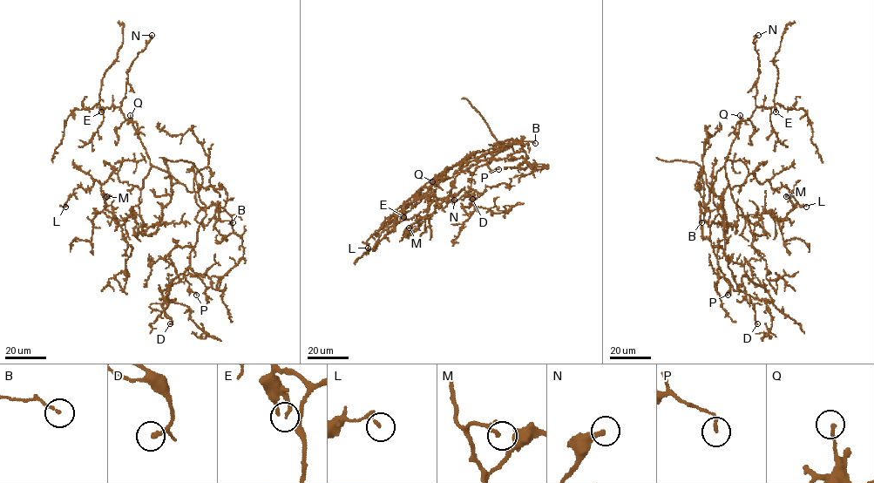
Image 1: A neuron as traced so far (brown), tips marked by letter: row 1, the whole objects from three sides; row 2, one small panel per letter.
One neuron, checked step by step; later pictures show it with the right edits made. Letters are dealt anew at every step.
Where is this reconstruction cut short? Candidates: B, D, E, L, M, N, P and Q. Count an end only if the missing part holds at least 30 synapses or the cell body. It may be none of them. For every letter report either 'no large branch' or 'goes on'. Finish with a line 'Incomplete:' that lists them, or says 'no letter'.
B: no large branch
D: no large branch
E: no large branch
L: no large branch
M: no large branch
N: no large branch
P: no large branch
Q: no large branch
Incomplete: no letter

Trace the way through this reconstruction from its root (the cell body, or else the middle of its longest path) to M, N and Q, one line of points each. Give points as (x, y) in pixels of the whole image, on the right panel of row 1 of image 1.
M: (709, 193), (716, 173), (724, 166), (732, 198), (745, 215), (768, 213), (782, 221), (794, 208), (786, 196)
N: (709, 193), (738, 134), (740, 122), (748, 119), (756, 107), (759, 55), (753, 41), (758, 35)
Q: (709, 193), (715, 173), (724, 166), (731, 143), (738, 134), (740, 115)

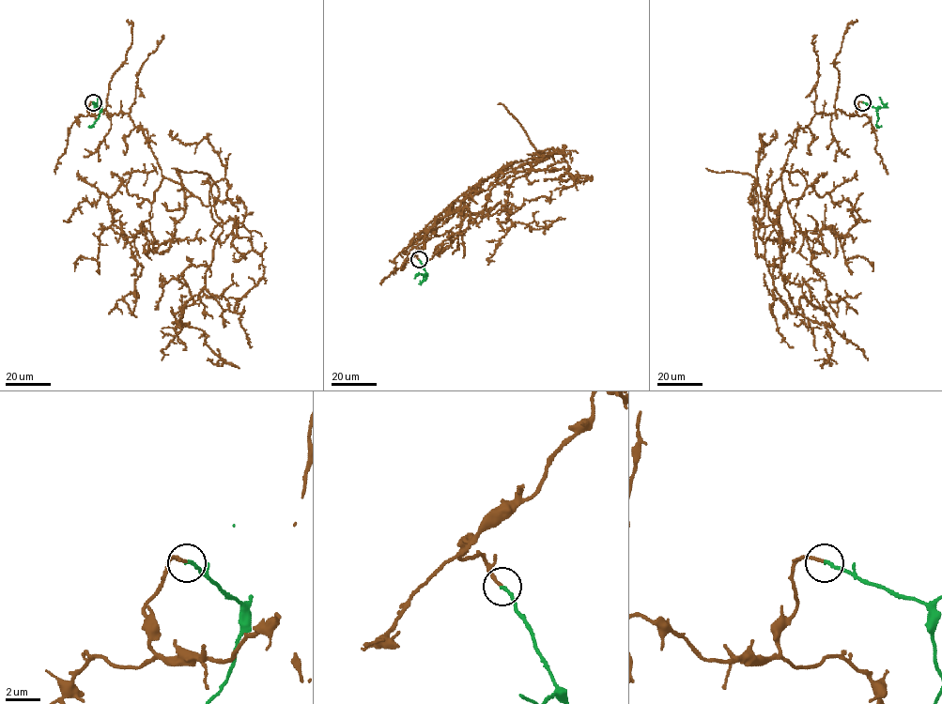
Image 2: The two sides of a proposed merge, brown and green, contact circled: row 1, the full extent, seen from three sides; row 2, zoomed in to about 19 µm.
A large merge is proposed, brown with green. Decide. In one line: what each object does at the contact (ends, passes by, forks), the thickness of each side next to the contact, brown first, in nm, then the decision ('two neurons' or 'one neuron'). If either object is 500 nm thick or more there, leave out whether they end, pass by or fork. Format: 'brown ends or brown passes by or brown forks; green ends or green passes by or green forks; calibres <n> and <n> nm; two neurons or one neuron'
brown ends; green ends; calibres 180 and 200 nm; one neuron

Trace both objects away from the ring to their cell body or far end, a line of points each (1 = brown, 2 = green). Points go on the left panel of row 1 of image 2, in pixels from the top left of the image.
1: (93, 102), (214, 206), (206, 286), (185, 326), (174, 315), (207, 295), (223, 323)
2: (93, 102), (100, 108), (100, 114), (93, 125), (89, 125)

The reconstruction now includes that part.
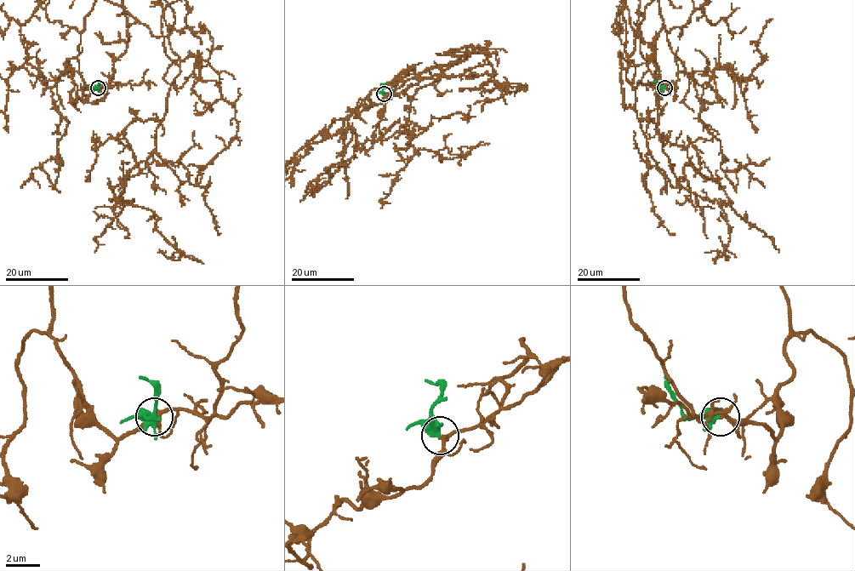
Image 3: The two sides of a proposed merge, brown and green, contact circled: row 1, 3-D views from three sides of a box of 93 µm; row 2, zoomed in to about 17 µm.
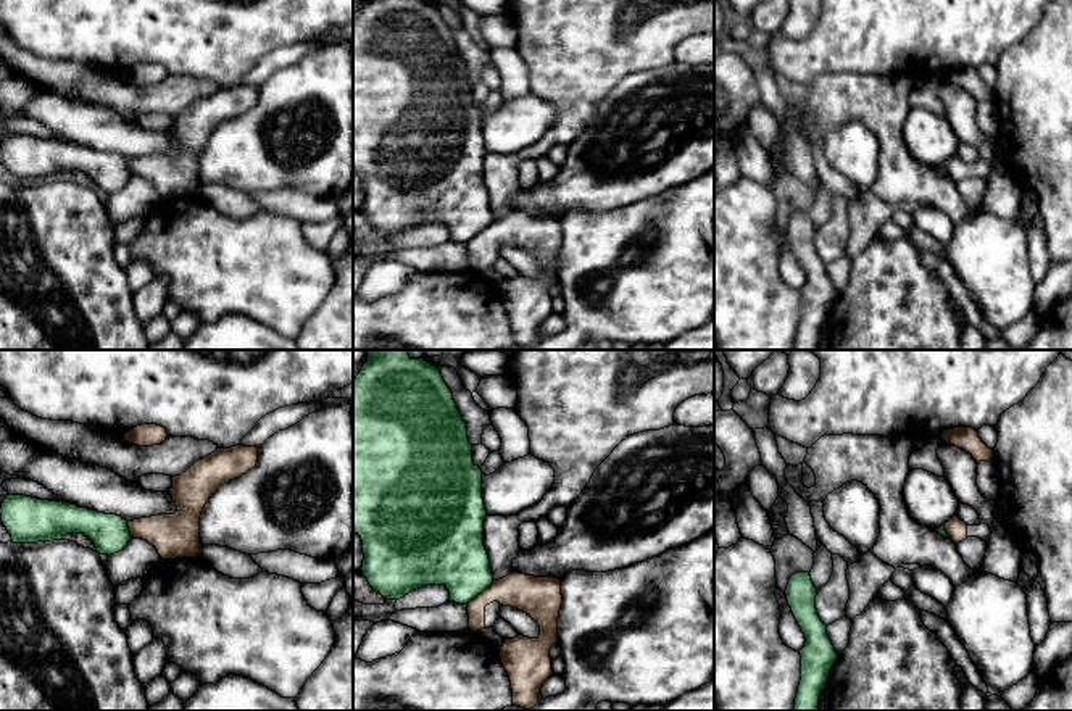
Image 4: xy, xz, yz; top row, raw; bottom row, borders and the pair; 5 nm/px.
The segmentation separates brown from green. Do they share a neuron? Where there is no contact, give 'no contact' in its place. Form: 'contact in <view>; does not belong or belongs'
contact in xz; does not belong

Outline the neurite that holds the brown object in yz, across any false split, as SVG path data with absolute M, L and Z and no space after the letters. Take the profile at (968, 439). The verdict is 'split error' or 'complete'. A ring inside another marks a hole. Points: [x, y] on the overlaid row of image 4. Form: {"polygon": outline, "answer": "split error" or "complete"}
{"polygon": "M972 427L948 429L940 437L943 442L970 453L977 463L993 459L993 450L982 442L979 432Z", "answer": "complete"}

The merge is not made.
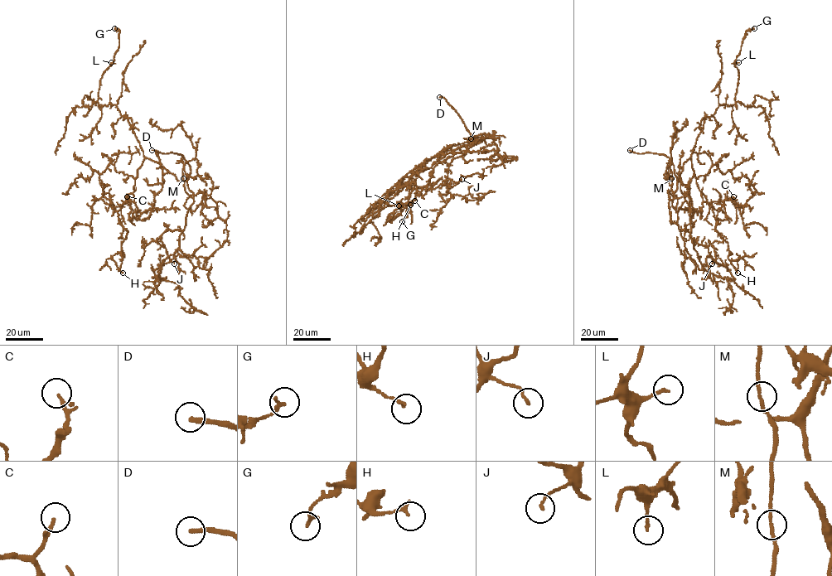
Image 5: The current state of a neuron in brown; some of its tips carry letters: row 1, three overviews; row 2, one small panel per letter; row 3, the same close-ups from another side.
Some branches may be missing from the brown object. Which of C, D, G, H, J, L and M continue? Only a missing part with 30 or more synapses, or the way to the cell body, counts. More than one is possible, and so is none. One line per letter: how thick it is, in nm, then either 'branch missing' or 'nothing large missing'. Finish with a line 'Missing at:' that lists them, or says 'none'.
C: 130 nm thick; branch missing
D: 240 nm thick; branch missing
G: 190 nm thick; nothing large missing
H: 160 nm thick; nothing large missing
J: 120 nm thick; nothing large missing
L: 140 nm thick; nothing large missing
M: 150 nm thick; nothing large missing
Missing at: C, D

